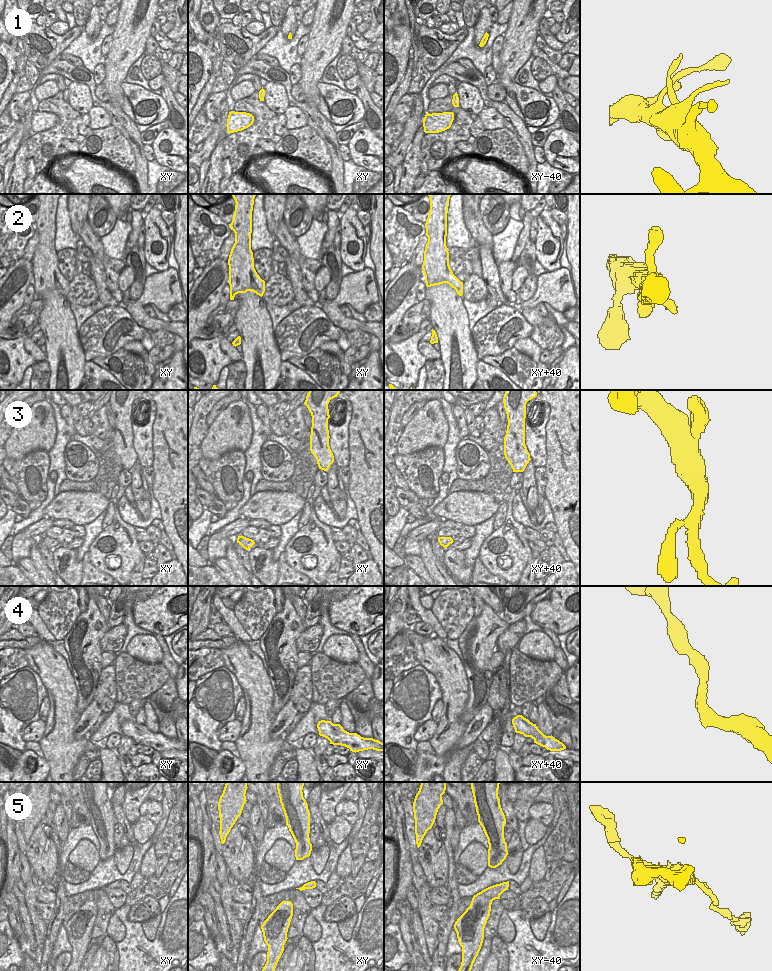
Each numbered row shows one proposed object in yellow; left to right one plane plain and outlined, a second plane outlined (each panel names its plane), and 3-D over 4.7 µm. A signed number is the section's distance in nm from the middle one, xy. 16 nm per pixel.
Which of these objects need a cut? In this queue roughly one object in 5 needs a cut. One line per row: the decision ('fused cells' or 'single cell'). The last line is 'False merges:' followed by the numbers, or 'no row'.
1: single cell
2: single cell
3: single cell
4: single cell
5: single cell
False merges: no row

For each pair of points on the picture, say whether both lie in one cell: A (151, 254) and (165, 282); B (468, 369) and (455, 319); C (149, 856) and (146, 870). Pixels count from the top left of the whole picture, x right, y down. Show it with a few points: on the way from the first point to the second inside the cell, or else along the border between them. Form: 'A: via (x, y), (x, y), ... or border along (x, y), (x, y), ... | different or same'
A: border along (168, 267), (159, 272) | different
B: via (461, 357), (459, 341), (455, 331) | same
C: via (149, 859), (147, 867) | same

